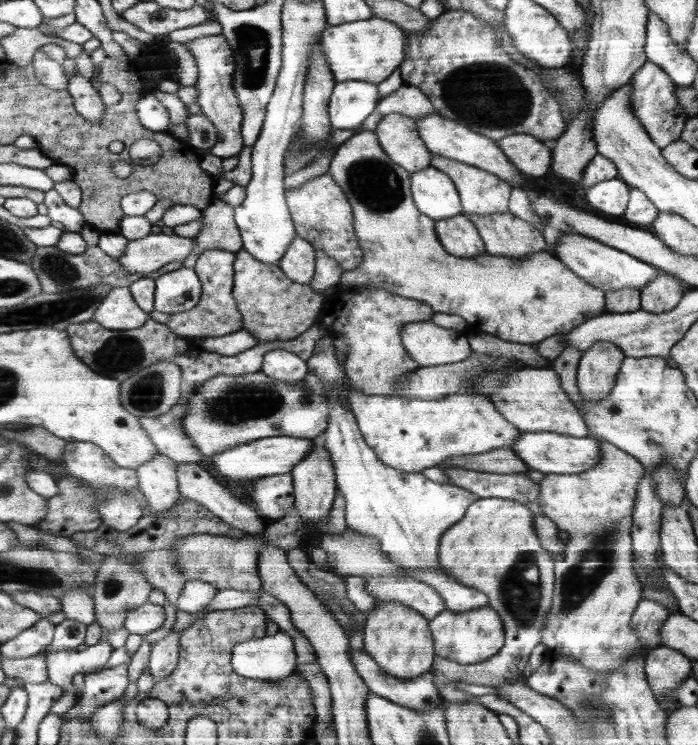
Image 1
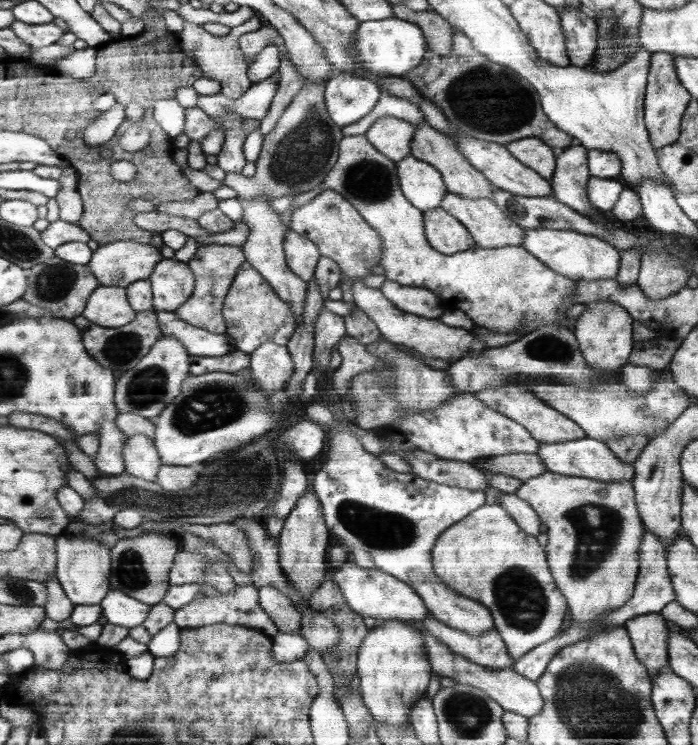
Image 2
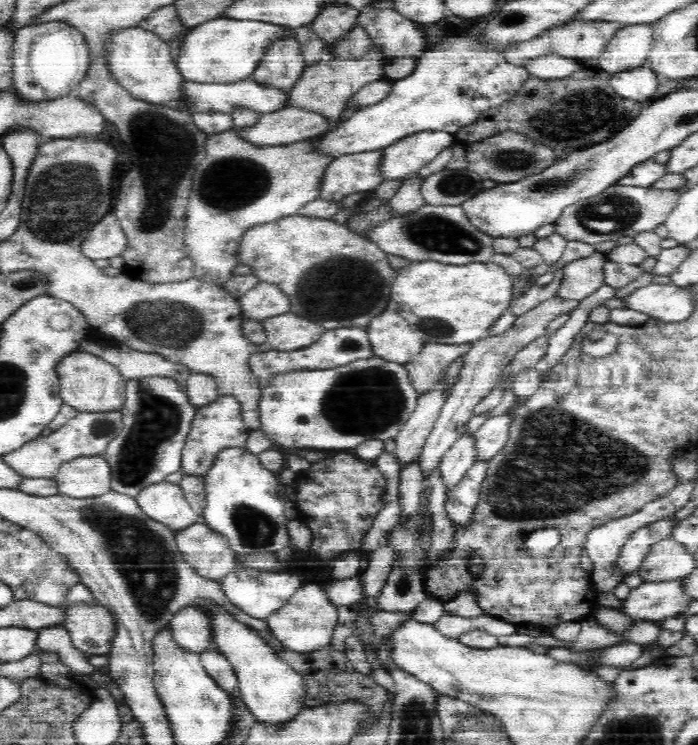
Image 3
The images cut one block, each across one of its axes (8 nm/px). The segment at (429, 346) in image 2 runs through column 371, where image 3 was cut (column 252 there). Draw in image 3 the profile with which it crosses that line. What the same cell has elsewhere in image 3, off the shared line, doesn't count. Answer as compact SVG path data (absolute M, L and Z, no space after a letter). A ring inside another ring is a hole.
M260 281L255 287L239 298L243 319L258 320L290 312L290 300L278 285Z

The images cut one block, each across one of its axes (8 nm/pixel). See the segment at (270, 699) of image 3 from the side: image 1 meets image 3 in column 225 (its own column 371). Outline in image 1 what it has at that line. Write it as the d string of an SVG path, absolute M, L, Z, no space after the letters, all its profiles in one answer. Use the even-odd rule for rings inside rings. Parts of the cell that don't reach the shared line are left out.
M390 601L378 602L366 617L363 648L366 653L374 656L384 673L410 680L432 670L437 653L432 628L429 626L430 620L426 616L400 601Z

